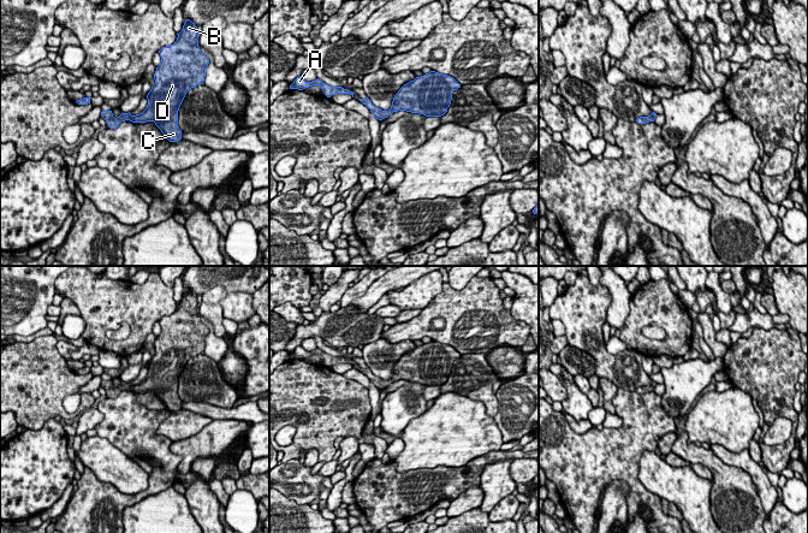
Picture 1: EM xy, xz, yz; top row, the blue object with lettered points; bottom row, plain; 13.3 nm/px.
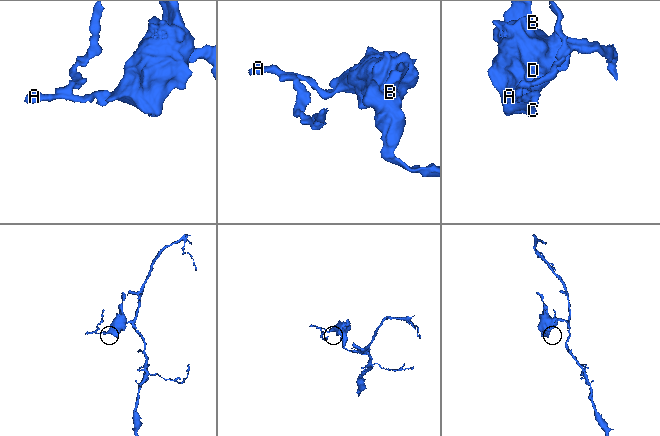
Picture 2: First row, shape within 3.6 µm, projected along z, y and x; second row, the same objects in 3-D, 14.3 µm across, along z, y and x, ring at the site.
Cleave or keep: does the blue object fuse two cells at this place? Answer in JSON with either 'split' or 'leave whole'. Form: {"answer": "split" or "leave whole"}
{"answer": "leave whole"}

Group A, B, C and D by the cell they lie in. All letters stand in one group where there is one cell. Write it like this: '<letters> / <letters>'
A B C D

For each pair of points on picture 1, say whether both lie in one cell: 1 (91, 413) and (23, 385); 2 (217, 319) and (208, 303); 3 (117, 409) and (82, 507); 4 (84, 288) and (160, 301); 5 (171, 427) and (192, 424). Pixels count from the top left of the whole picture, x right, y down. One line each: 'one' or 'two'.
1: two
2: one
3: one
4: one
5: one

